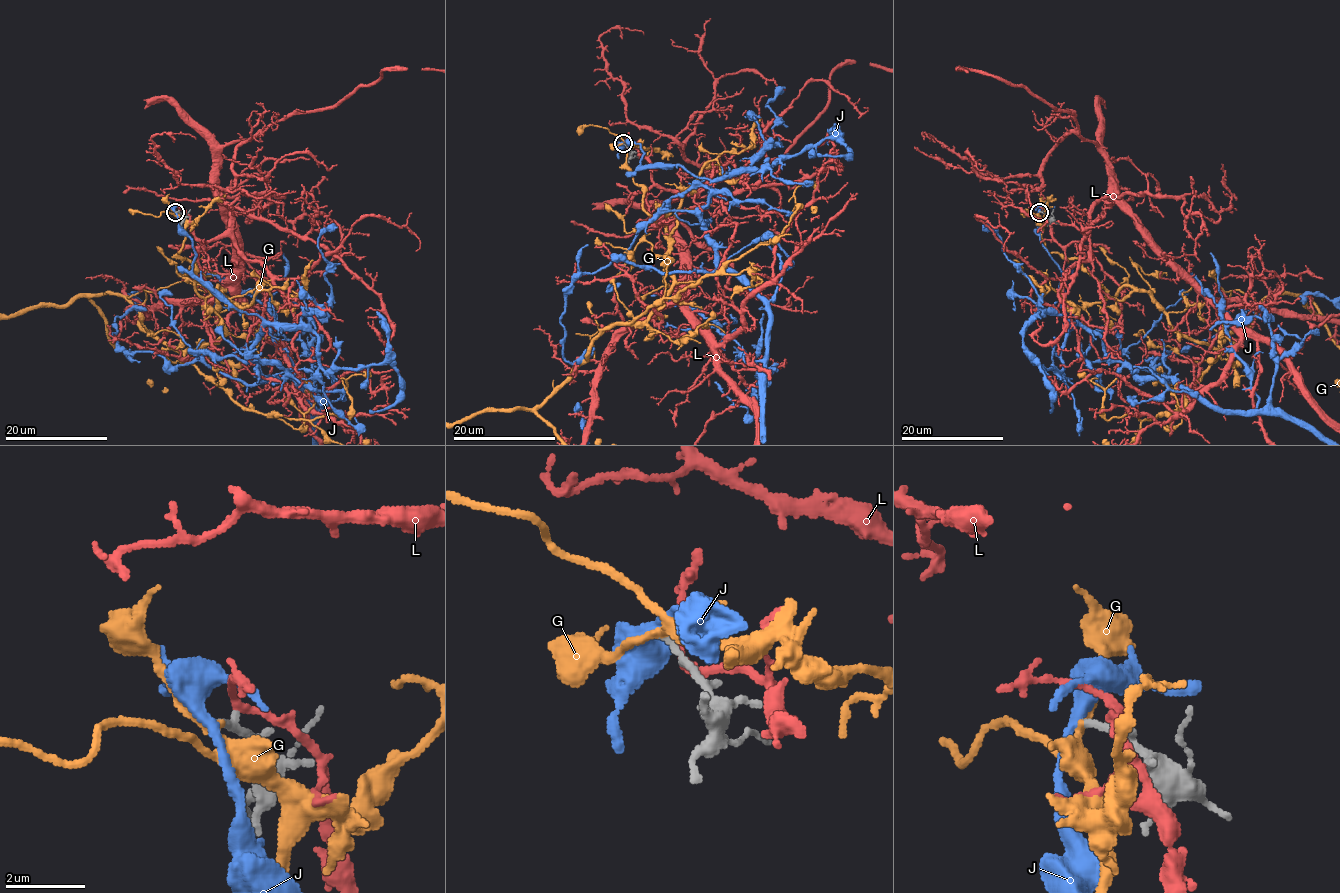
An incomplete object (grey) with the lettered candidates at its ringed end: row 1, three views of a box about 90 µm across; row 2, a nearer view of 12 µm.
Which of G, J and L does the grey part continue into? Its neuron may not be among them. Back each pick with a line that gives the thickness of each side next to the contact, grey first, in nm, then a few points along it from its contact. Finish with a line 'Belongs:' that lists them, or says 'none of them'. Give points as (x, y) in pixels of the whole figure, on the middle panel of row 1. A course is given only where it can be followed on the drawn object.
Belongs: none of them

